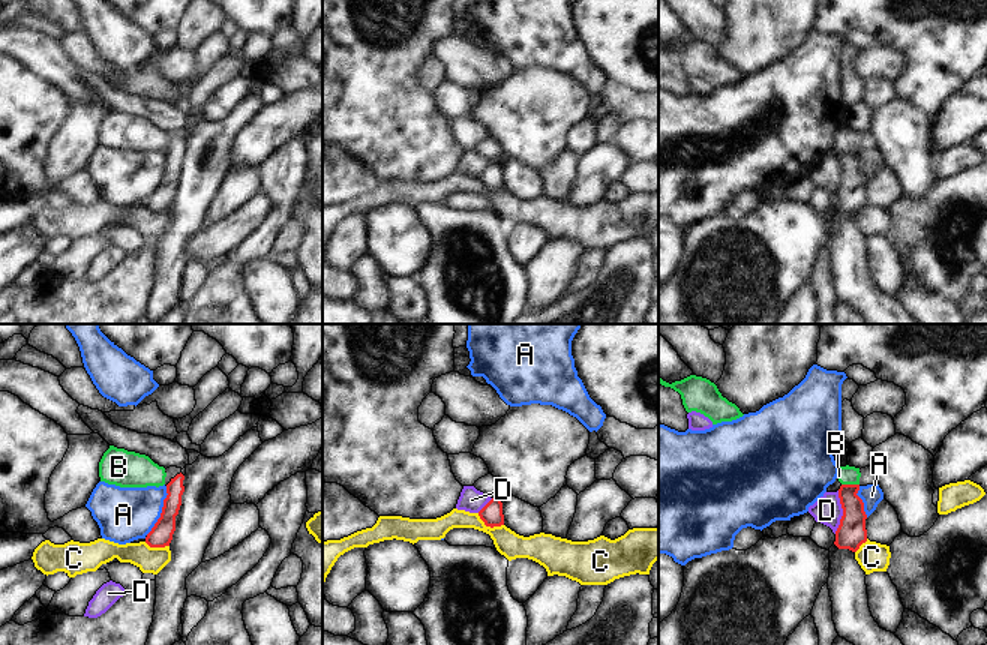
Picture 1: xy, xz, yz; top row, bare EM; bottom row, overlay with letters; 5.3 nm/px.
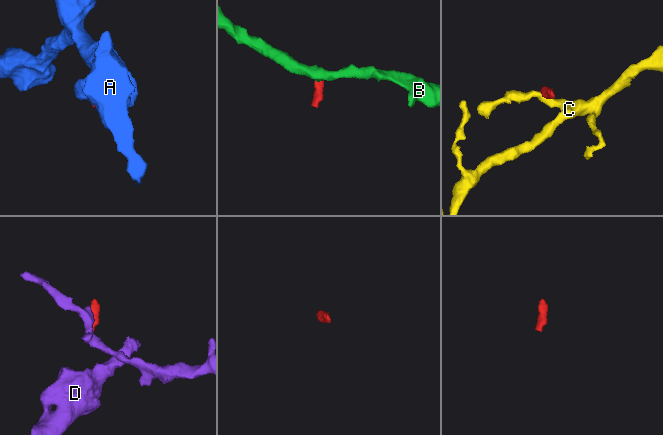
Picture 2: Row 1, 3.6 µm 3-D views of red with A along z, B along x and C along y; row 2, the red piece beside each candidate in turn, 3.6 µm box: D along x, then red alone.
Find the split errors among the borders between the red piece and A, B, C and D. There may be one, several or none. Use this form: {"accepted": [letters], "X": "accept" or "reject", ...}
{"accepted": [], "A": "reject", "B": "reject", "C": "reject", "D": "reject"}

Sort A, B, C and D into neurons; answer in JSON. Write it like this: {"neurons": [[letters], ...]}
{"neurons": [["A"], ["B"], ["C"], ["D"]]}

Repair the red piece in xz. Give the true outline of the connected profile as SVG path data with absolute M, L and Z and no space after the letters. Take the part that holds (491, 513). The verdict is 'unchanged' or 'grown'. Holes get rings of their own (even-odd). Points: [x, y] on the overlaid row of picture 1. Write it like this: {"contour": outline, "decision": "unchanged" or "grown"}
{"contour": "M492 498L480 512L480 519L484 522L486 526L501 526L504 525L504 514L502 514L502 502L500 498Z", "decision": "unchanged"}

